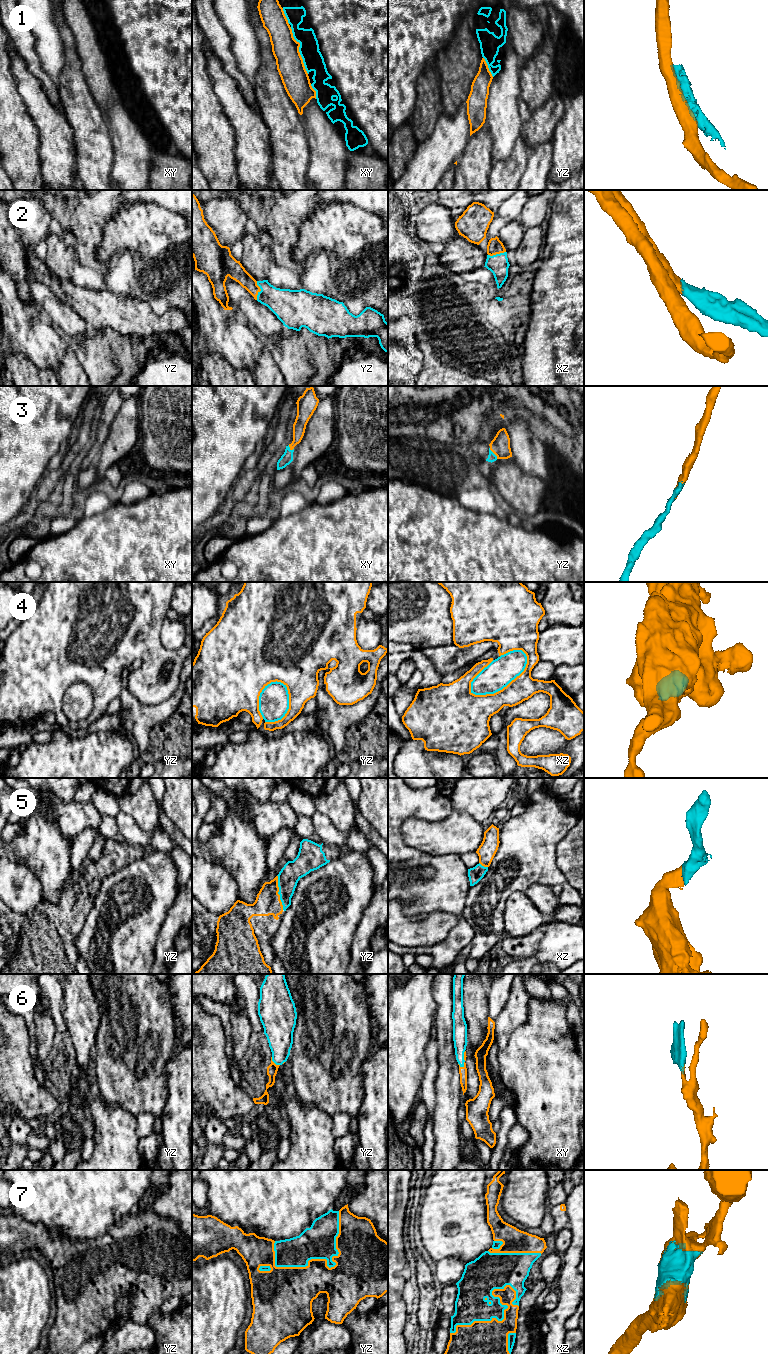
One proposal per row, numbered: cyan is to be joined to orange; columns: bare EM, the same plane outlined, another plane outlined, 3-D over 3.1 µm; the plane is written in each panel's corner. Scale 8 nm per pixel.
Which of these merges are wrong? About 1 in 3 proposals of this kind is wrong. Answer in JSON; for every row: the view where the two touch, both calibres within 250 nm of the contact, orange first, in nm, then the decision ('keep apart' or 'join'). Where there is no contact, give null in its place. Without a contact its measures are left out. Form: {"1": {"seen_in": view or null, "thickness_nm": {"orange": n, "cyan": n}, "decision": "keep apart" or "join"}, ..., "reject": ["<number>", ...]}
{"1": {"seen_in": "xy", "thickness_nm": {"orange": 220, "cyan": 160}, "decision": "keep apart"}, "2": {"seen_in": "yz", "thickness_nm": {"orange": 140, "cyan": 240}, "decision": "join"}, "3": {"seen_in": "yz", "thickness_nm": {"orange": 160, "cyan": 70}, "decision": "join"}, "4": {"seen_in": "xz", "thickness_nm": {"orange": 200, "cyan": 220}, "decision": "keep apart"}, "5": {"seen_in": "yz", "thickness_nm": {"orange": 200, "cyan": 170}, "decision": "join"}, "6": {"seen_in": "xy", "thickness_nm": {"orange": 60, "cyan": 110}, "decision": "join"}, "7": {"seen_in": "yz", "thickness_nm": {"orange": 400, "cyan": 280}, "decision": "join"}, "reject": ["1", "4"]}

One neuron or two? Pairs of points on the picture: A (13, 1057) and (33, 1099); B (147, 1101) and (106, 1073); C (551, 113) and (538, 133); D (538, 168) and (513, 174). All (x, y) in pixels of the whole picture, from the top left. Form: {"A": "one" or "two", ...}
{"A": "one", "B": "one", "C": "one", "D": "two"}

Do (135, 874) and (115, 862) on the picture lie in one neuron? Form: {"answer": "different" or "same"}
{"answer": "different"}

